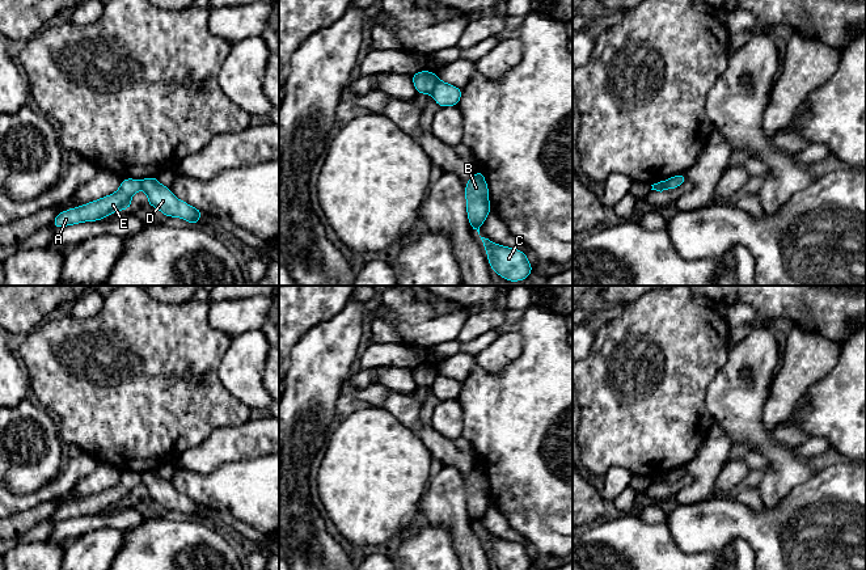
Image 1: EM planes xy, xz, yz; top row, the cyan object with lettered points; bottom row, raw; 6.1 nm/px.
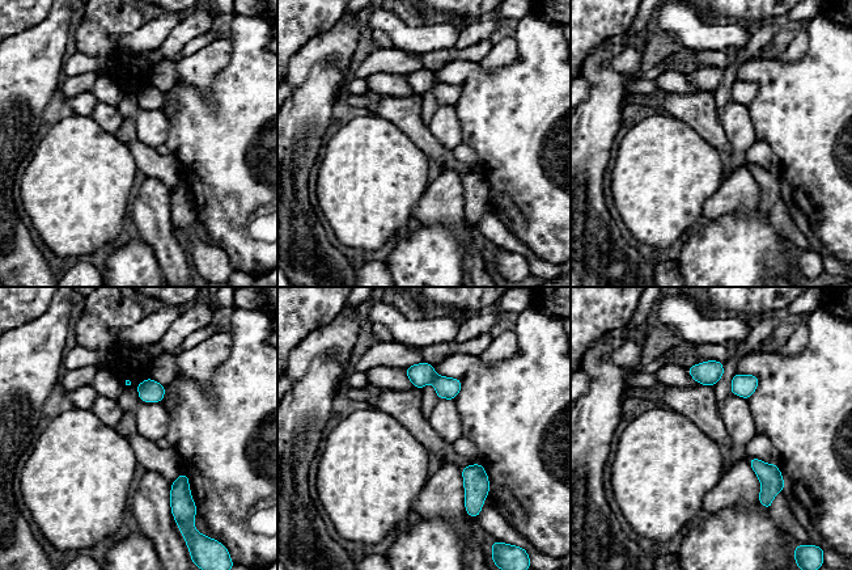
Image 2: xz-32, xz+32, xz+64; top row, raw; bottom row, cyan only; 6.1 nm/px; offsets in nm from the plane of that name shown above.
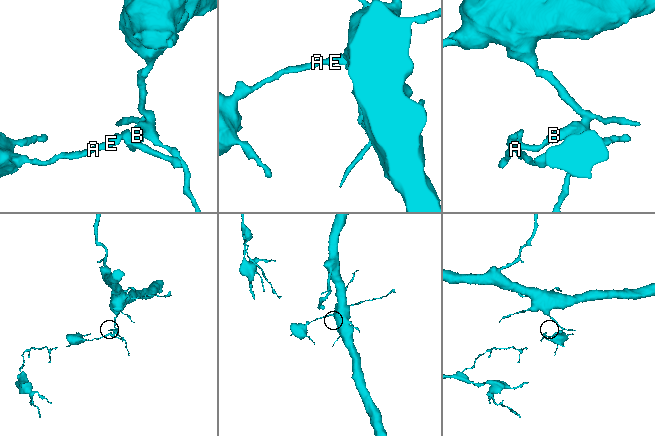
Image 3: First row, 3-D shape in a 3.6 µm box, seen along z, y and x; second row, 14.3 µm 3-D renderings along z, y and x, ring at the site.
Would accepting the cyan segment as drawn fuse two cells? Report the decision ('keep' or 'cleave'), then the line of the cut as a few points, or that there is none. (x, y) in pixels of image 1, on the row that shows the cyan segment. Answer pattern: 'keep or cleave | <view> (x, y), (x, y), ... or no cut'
cleave | xz (438, 79), (430, 92)

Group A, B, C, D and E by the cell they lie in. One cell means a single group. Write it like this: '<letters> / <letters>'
A E / B C D

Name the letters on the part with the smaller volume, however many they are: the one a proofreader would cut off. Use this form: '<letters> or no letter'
A, E

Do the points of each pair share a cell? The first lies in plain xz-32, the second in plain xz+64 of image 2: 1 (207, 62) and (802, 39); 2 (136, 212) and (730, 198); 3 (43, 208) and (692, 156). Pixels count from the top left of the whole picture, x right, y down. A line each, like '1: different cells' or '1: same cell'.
1: same cell
2: same cell
3: same cell

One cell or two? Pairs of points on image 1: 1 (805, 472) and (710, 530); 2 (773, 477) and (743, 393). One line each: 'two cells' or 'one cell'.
1: two cells
2: one cell

